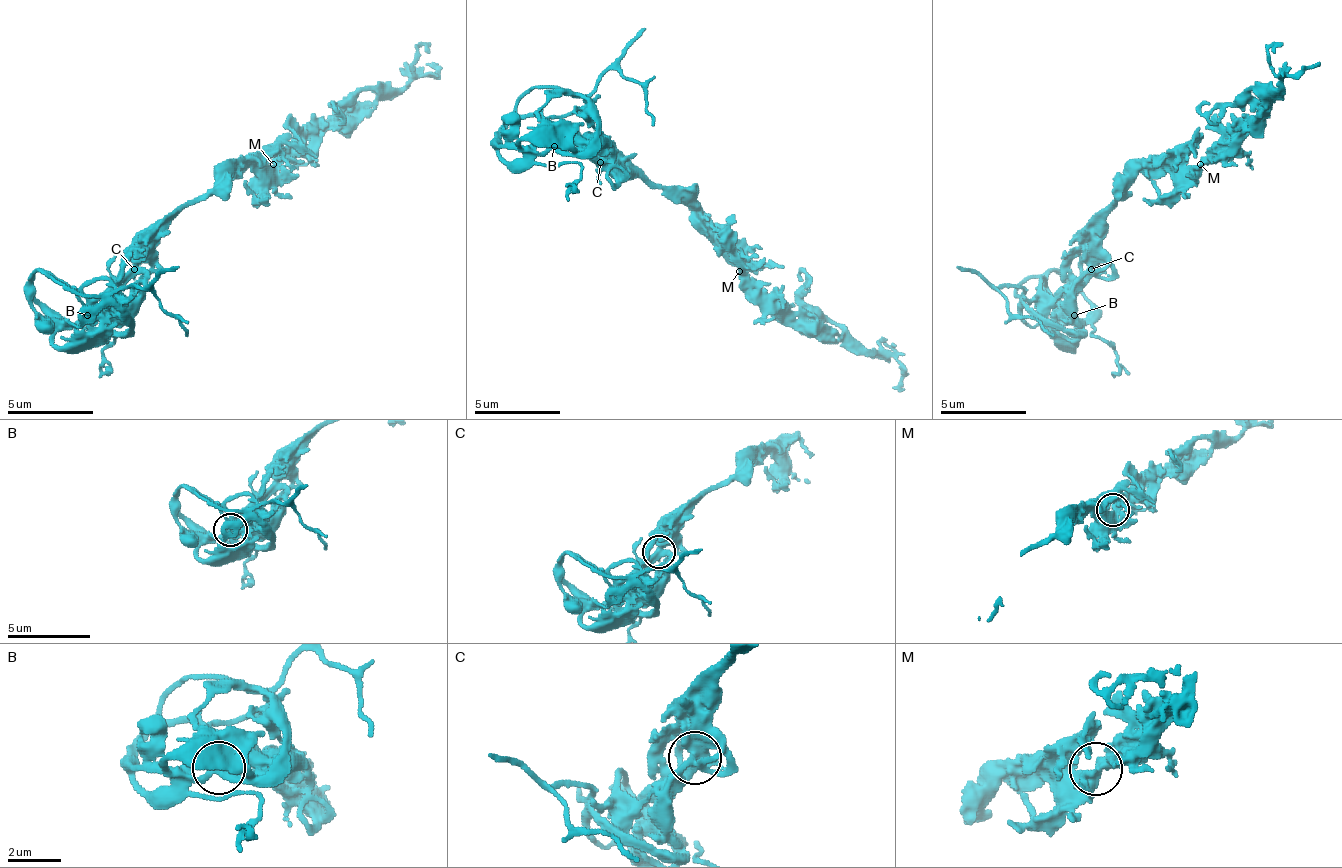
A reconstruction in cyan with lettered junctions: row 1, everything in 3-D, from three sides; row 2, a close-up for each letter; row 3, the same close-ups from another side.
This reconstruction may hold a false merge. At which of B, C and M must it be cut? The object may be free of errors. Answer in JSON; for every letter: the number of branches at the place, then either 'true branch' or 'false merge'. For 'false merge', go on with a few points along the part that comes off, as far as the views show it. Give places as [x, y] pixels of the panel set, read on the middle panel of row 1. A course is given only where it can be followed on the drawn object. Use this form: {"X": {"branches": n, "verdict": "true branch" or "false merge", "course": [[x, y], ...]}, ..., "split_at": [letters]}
{"B": {"branches": 3, "verdict": "true branch"}, "C": {"branches": 6, "verdict": "true branch"}, "M": {"branches": 3, "verdict": "true branch"}, "split_at": []}

